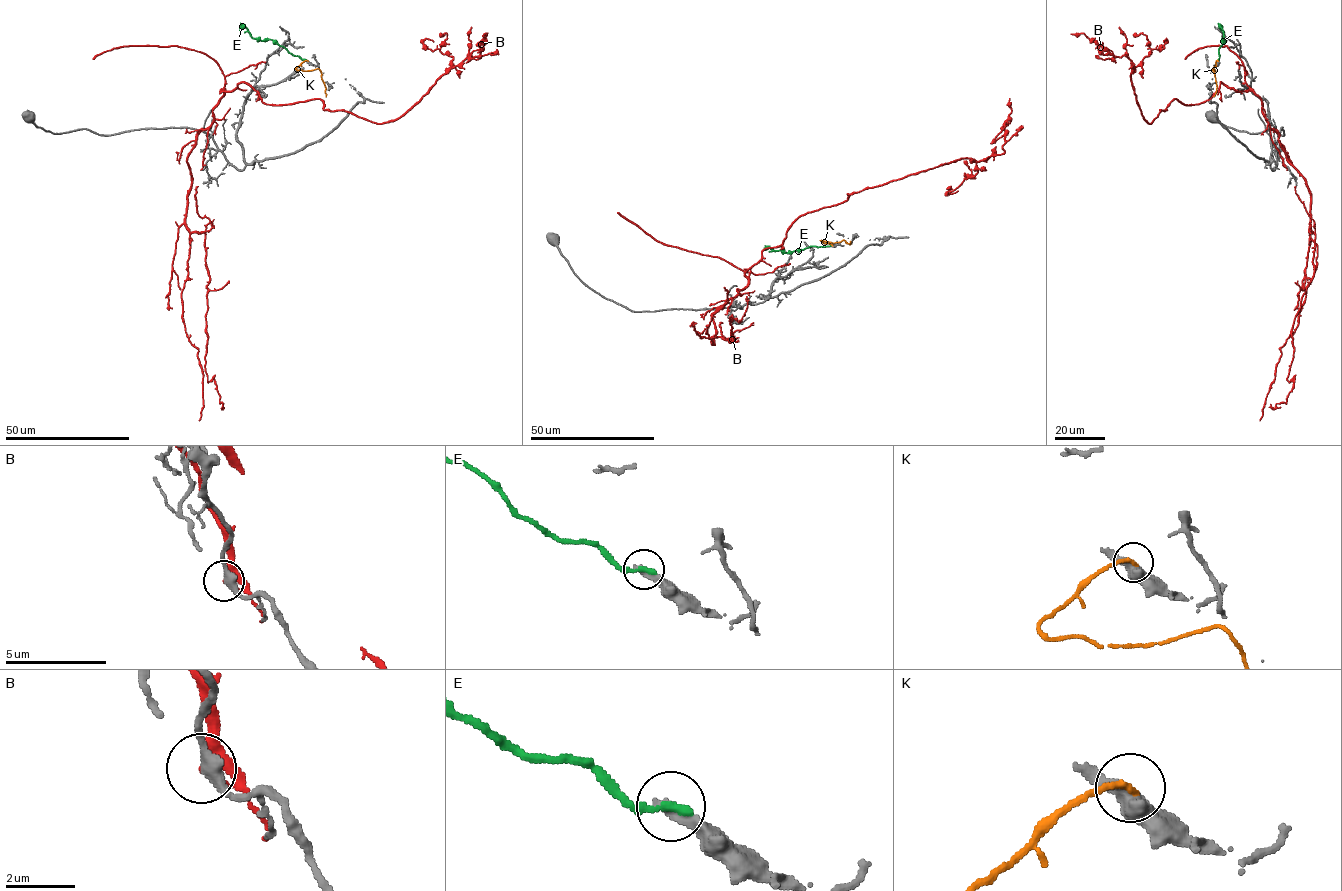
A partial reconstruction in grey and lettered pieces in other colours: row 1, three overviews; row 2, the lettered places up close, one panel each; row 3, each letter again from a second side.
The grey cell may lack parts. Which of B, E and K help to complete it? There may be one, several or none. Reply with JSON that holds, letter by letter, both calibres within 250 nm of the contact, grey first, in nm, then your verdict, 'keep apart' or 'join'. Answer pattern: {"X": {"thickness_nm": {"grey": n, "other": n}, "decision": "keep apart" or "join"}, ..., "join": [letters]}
{"B": {"thickness_nm": {"grey": 360, "other": 140}, "decision": "keep apart"}, "E": {"thickness_nm": {"grey": 300, "other": 240}, "decision": "keep apart"}, "K": {"thickness_nm": {"grey": 440, "other": 180}, "decision": "keep apart"}, "join": []}

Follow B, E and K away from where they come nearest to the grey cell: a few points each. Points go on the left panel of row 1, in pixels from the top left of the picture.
B: (204, 165), (220, 91), (248, 83), (267, 104), (320, 99), (323, 109), (383, 123), (480, 56), (485, 34)
E: (305, 59), (271, 39), (253, 39), (245, 27), (239, 30)
K: (307, 61), (296, 69), (318, 69), (325, 96)

